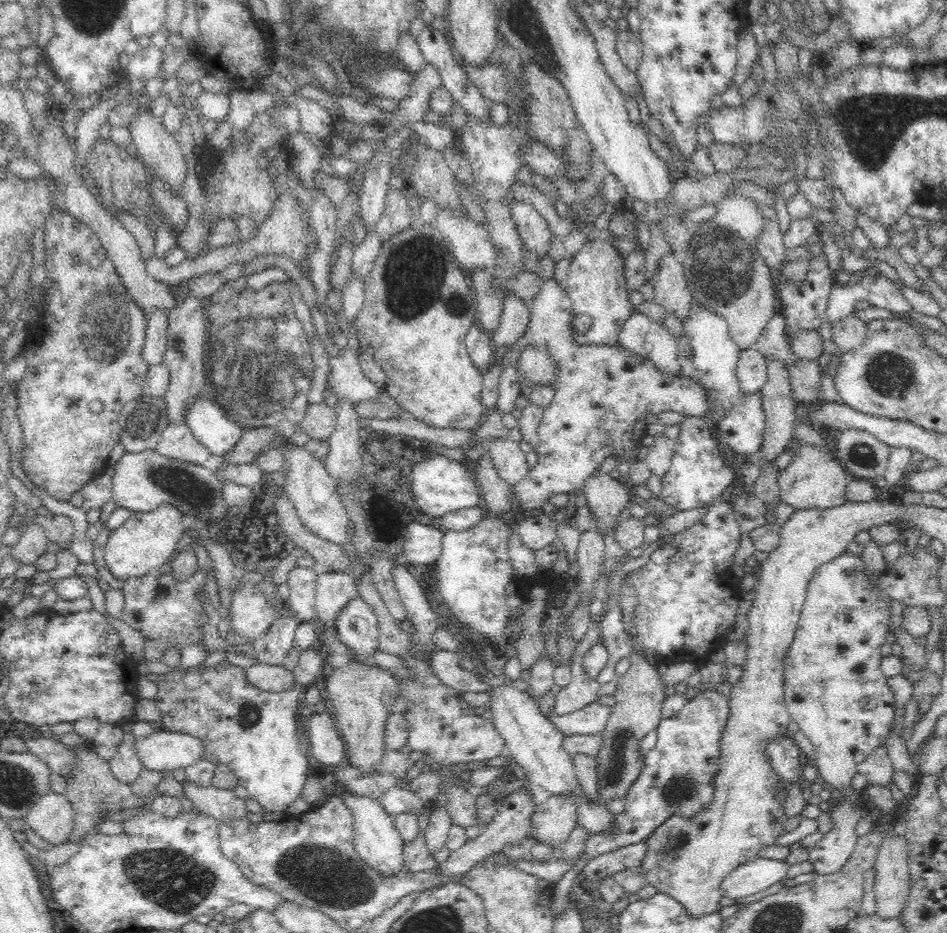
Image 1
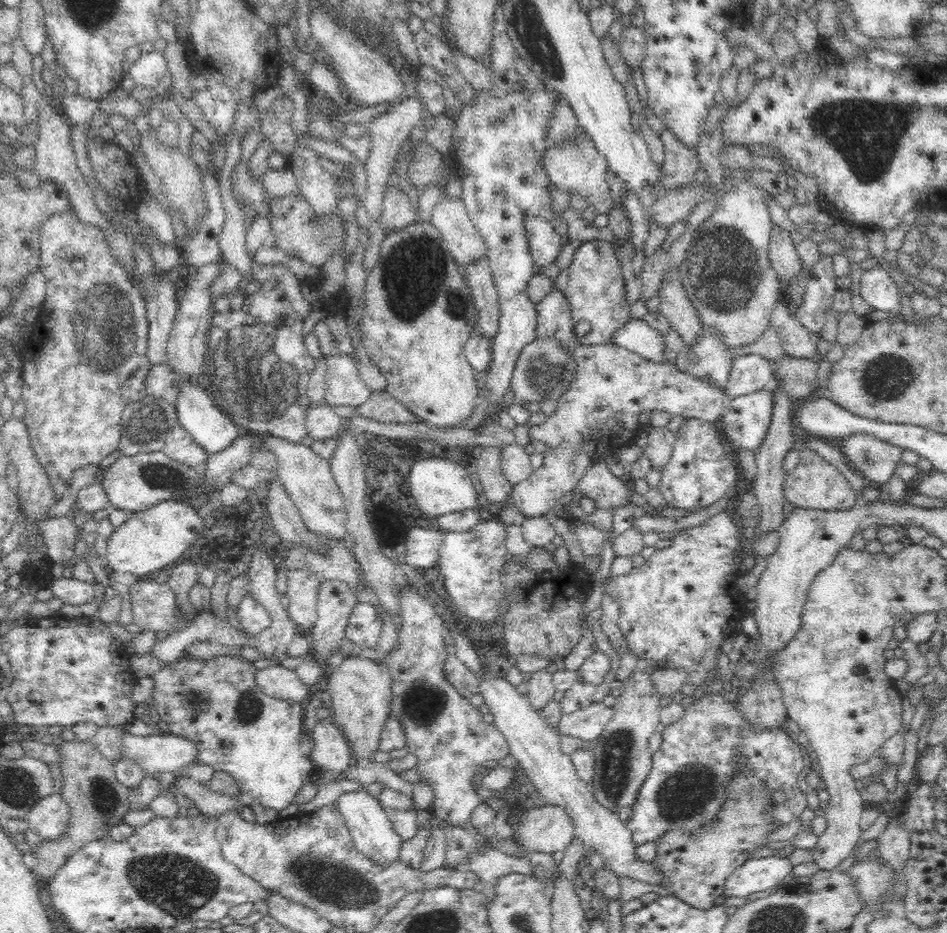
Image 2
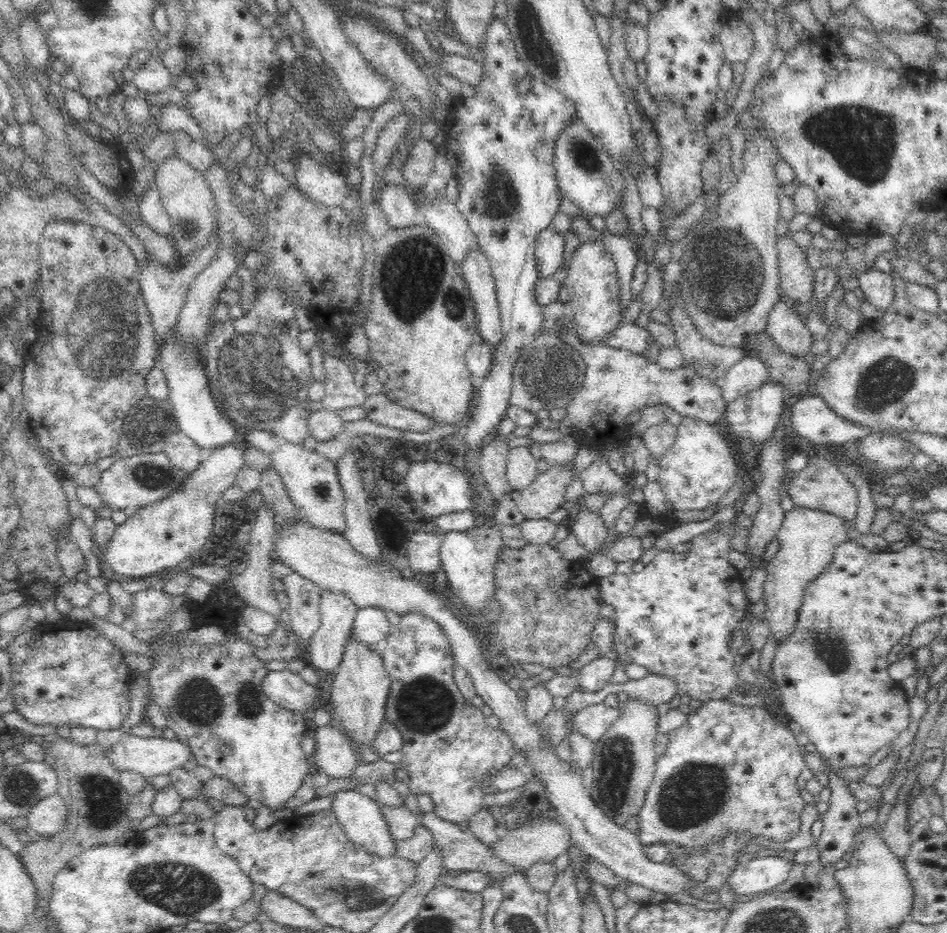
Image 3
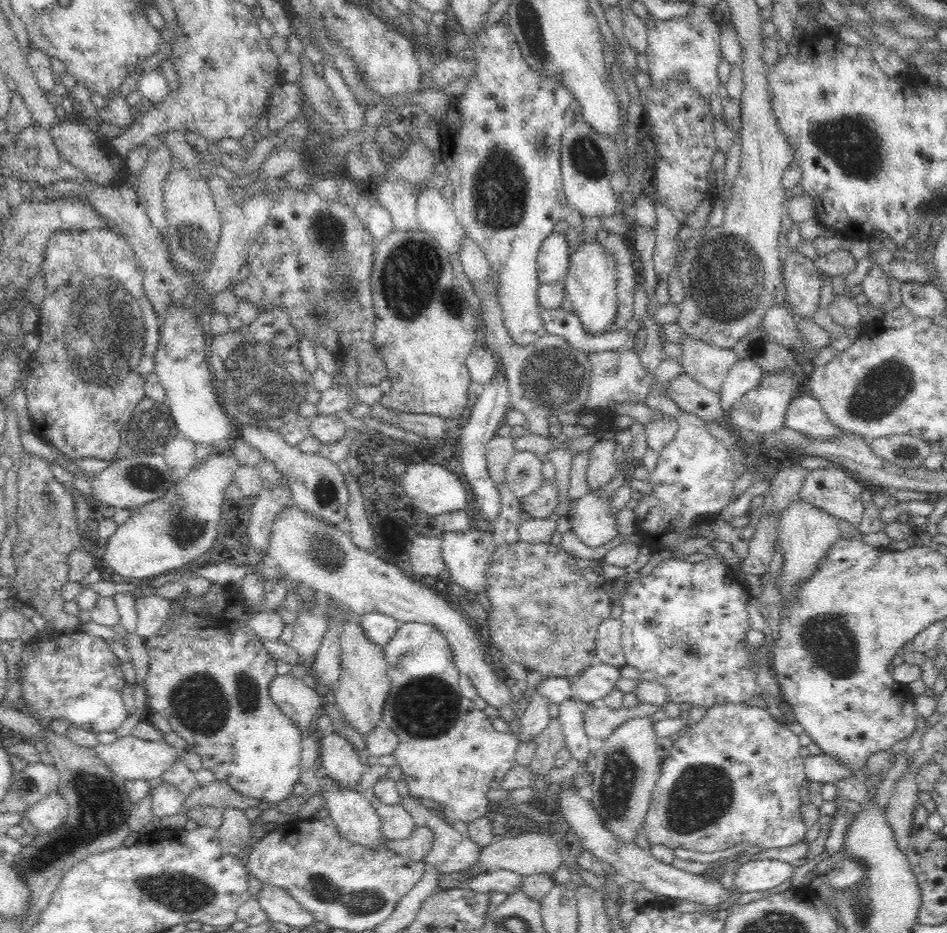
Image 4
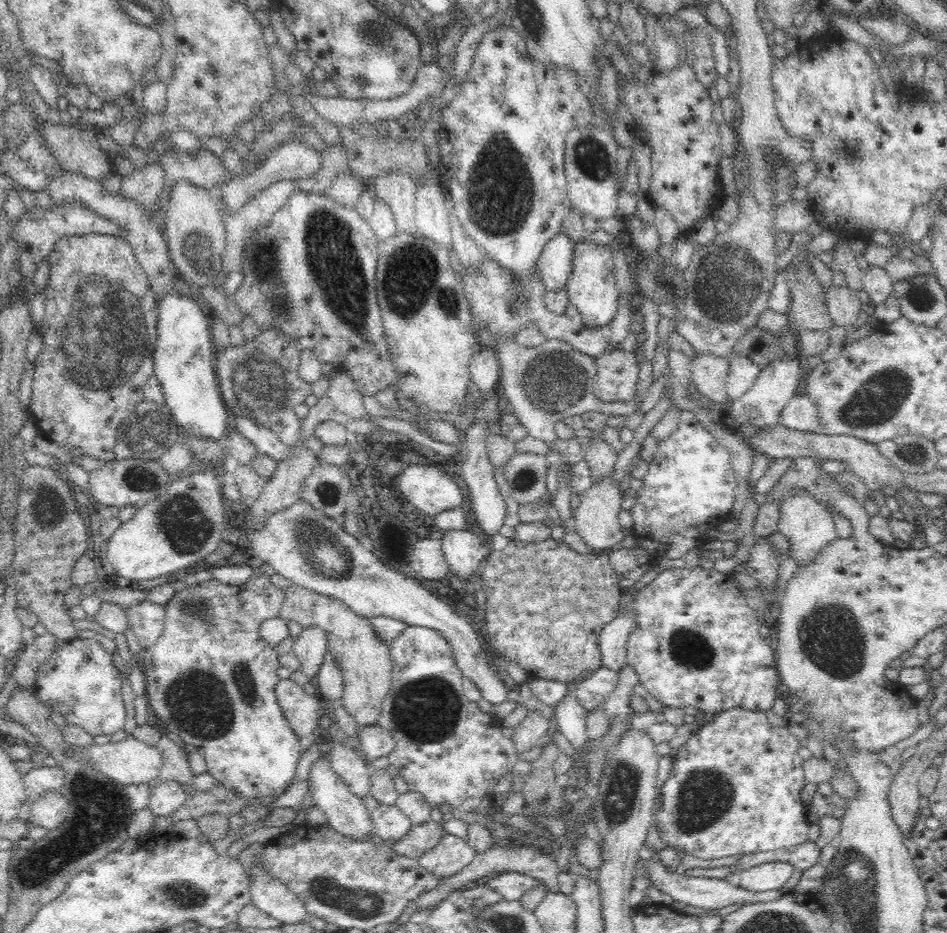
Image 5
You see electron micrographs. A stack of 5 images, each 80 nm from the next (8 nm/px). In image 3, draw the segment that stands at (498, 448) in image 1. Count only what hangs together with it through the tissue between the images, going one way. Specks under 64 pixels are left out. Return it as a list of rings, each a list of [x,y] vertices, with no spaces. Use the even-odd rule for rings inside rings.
[[[516,447],[510,450],[505,476],[510,491],[521,491],[528,488],[538,476],[538,461],[526,447]]]

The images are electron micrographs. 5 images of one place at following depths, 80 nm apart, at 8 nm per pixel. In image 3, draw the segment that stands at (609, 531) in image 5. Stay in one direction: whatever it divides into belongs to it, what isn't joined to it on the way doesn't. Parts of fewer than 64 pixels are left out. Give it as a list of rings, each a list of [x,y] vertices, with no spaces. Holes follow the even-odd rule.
[[[581,501],[576,502],[578,514],[574,518],[571,533],[580,541],[584,549],[594,552],[598,551],[605,543],[608,535],[608,527],[602,521],[598,510],[592,510],[584,506]]]

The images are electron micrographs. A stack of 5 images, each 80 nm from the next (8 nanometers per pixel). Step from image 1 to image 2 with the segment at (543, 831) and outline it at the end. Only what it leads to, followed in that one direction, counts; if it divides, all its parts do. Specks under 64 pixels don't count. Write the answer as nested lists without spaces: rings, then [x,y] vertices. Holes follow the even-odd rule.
[[[547,804],[542,808],[526,810],[524,817],[518,827],[514,828],[514,832],[510,837],[517,843],[519,851],[524,852],[524,856],[516,857],[527,858],[532,853],[553,855],[555,852],[562,852],[574,838],[573,832],[574,827],[572,827],[570,817],[566,815],[566,811],[560,807]]]

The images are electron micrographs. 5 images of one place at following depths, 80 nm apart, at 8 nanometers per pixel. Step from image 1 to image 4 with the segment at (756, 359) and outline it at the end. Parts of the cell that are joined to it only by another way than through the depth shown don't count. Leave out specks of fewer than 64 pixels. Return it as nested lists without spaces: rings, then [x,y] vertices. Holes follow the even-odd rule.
[[[737,359],[727,374],[722,394],[719,396],[724,412],[732,407],[742,396],[753,390],[760,382],[763,370],[750,359]]]

